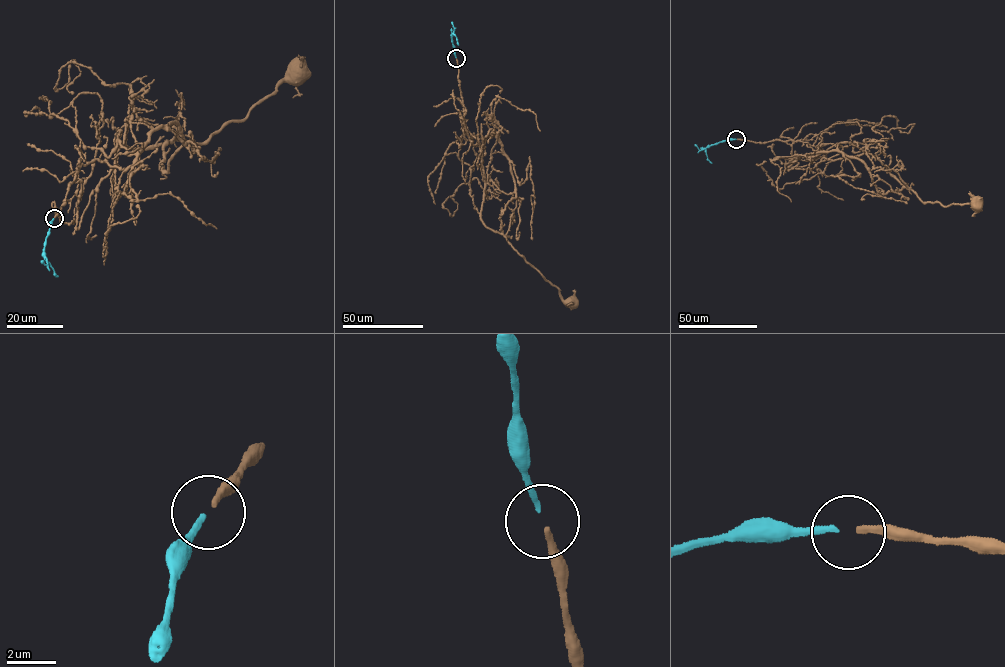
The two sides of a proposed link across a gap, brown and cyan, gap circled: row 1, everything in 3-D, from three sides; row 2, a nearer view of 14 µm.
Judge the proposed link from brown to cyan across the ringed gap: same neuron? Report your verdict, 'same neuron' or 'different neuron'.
same neuron

